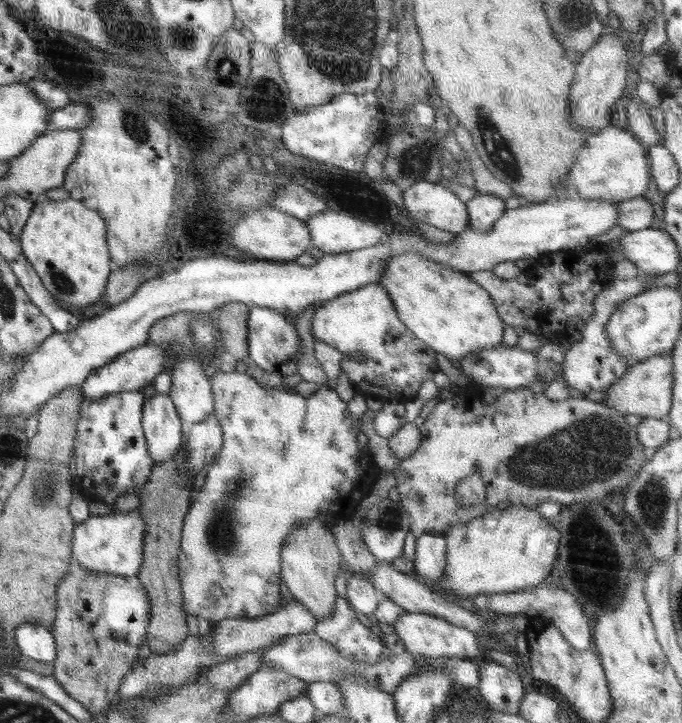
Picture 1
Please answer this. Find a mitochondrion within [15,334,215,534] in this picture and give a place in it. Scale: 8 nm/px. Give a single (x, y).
(46, 488)

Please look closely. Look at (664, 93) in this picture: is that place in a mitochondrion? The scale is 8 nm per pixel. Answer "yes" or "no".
no

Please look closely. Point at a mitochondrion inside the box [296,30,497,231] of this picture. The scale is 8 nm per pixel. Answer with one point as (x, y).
(358, 195)

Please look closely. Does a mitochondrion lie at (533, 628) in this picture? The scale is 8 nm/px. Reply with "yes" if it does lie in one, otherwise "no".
no

